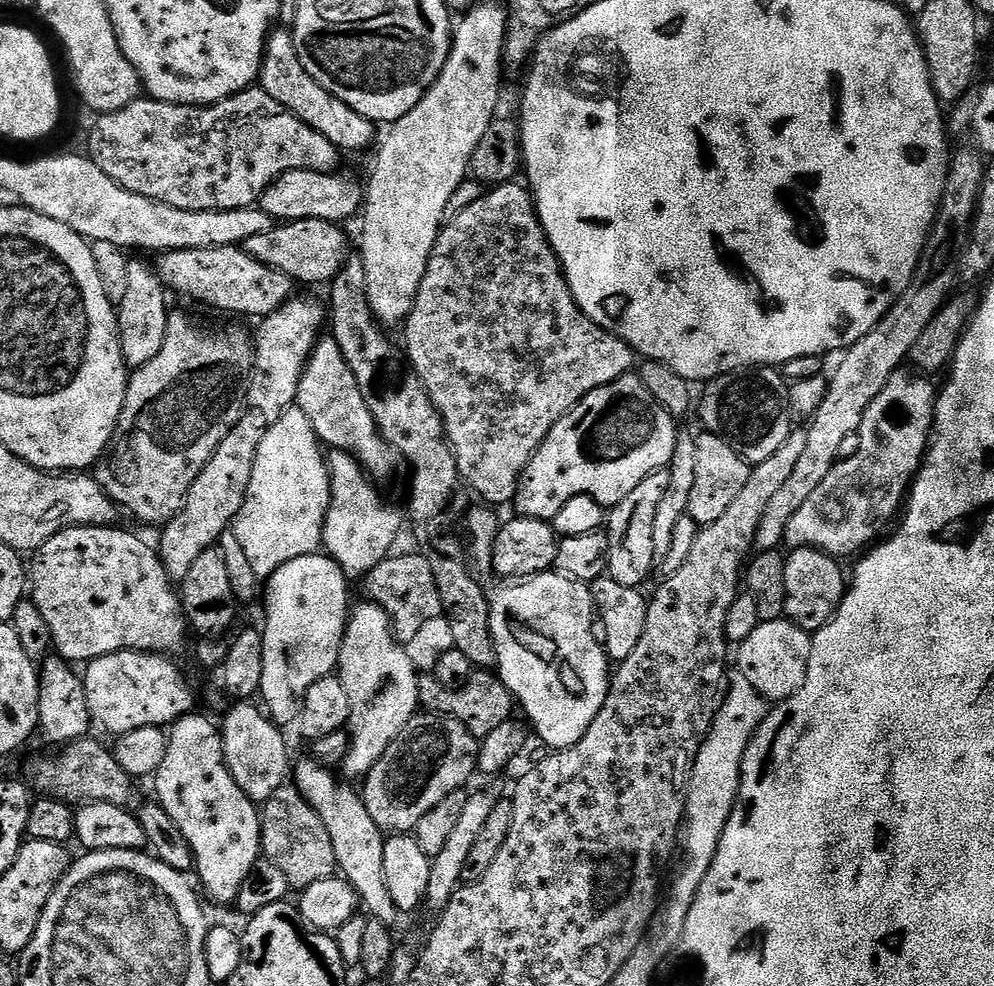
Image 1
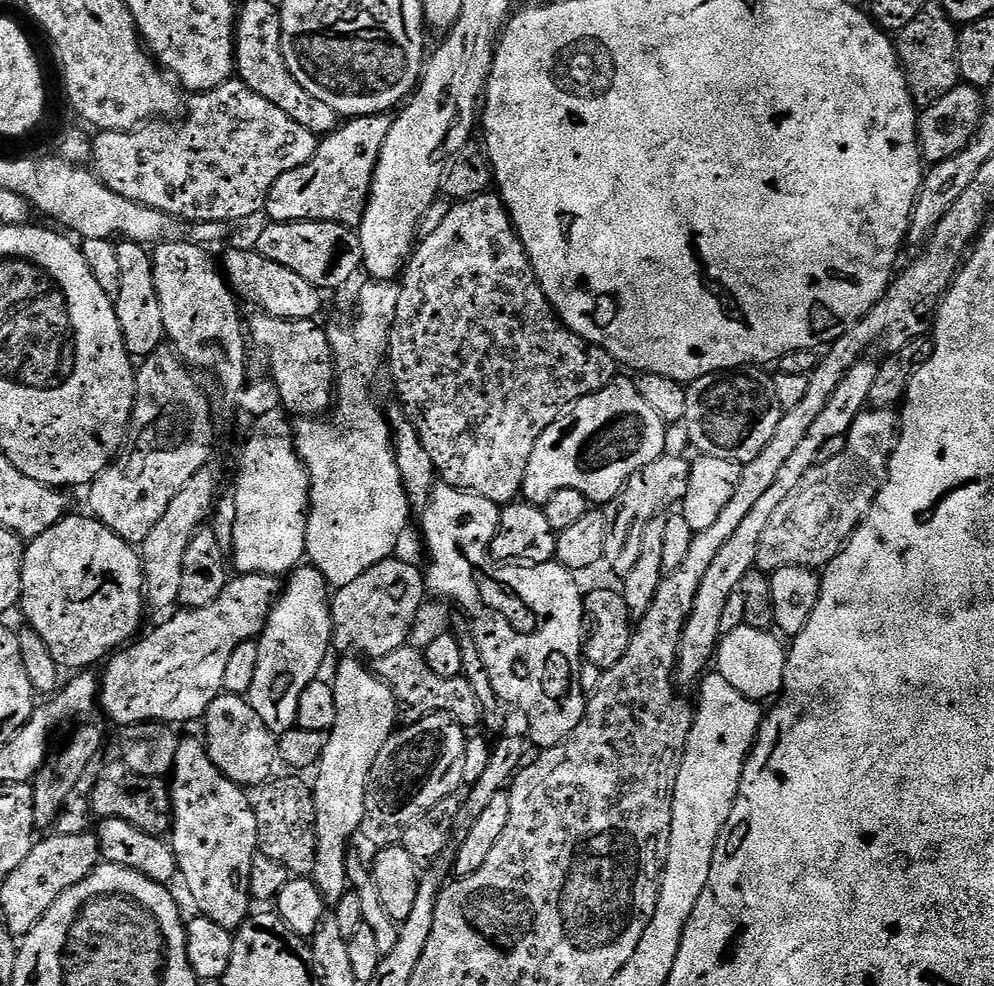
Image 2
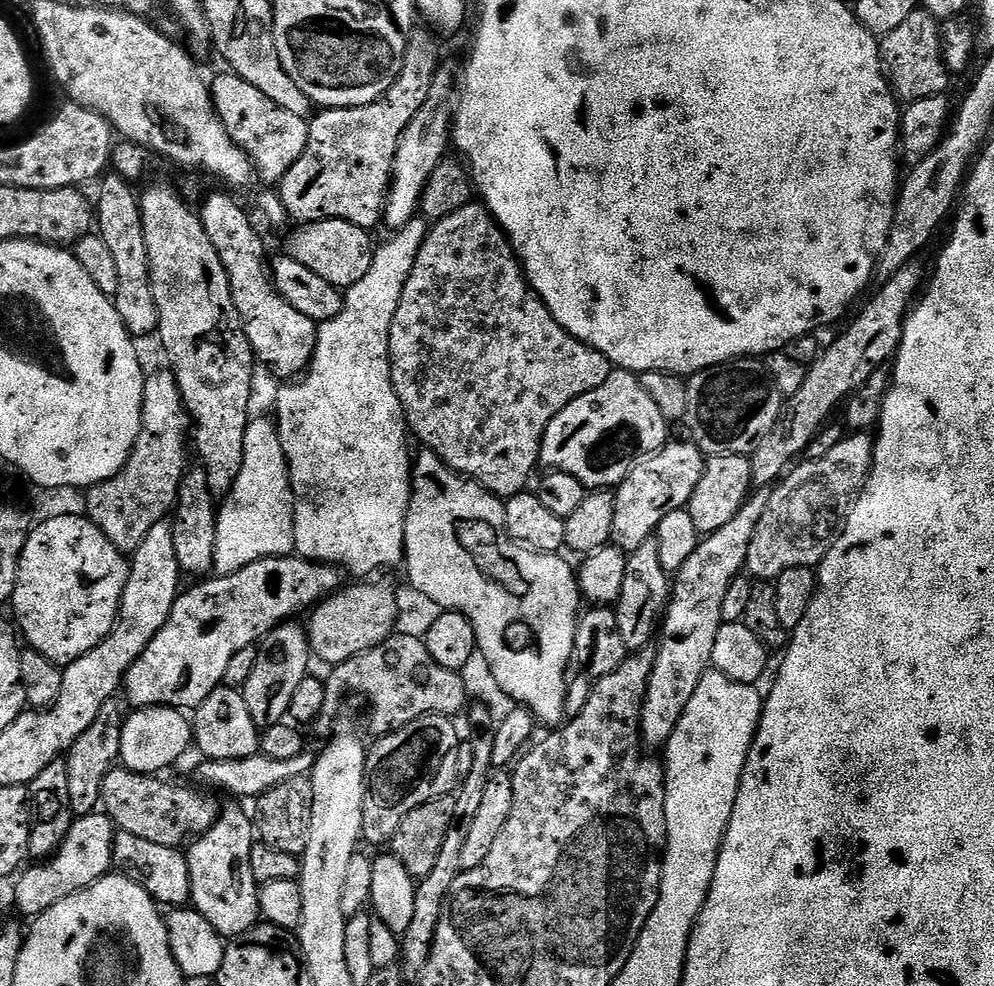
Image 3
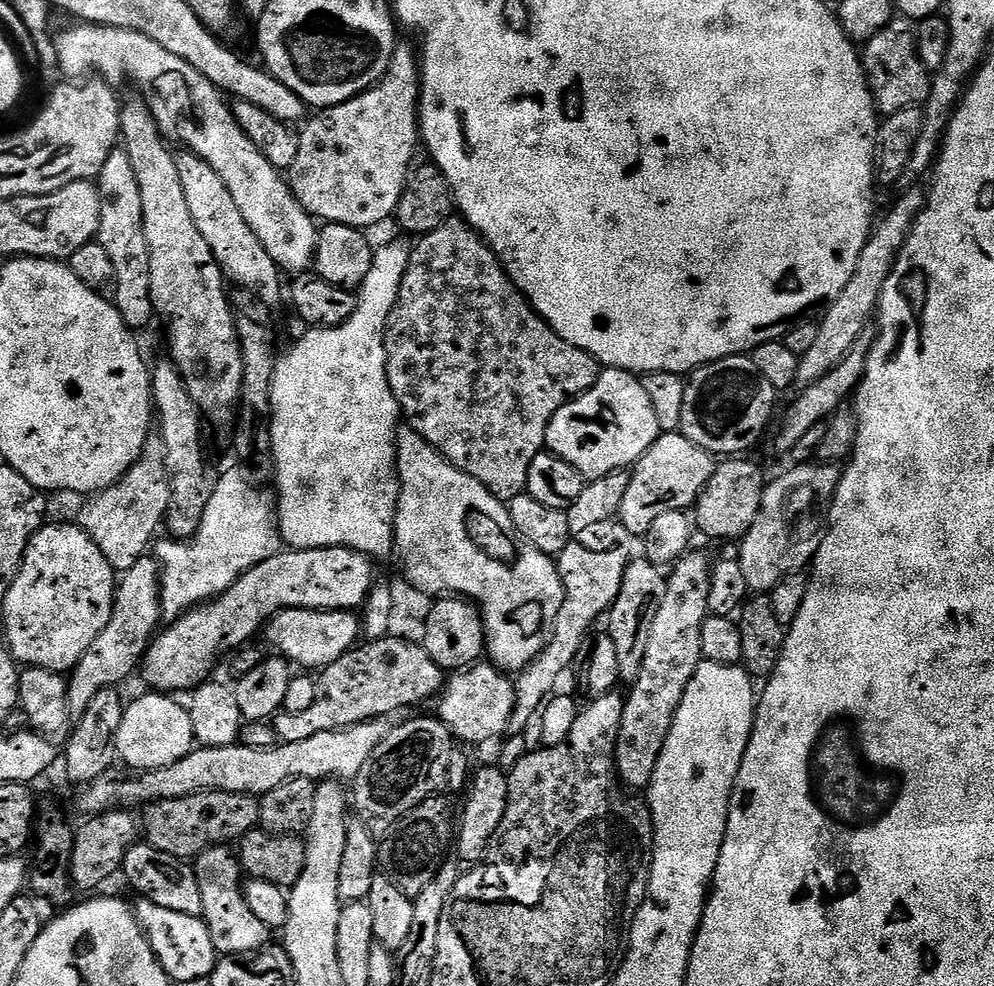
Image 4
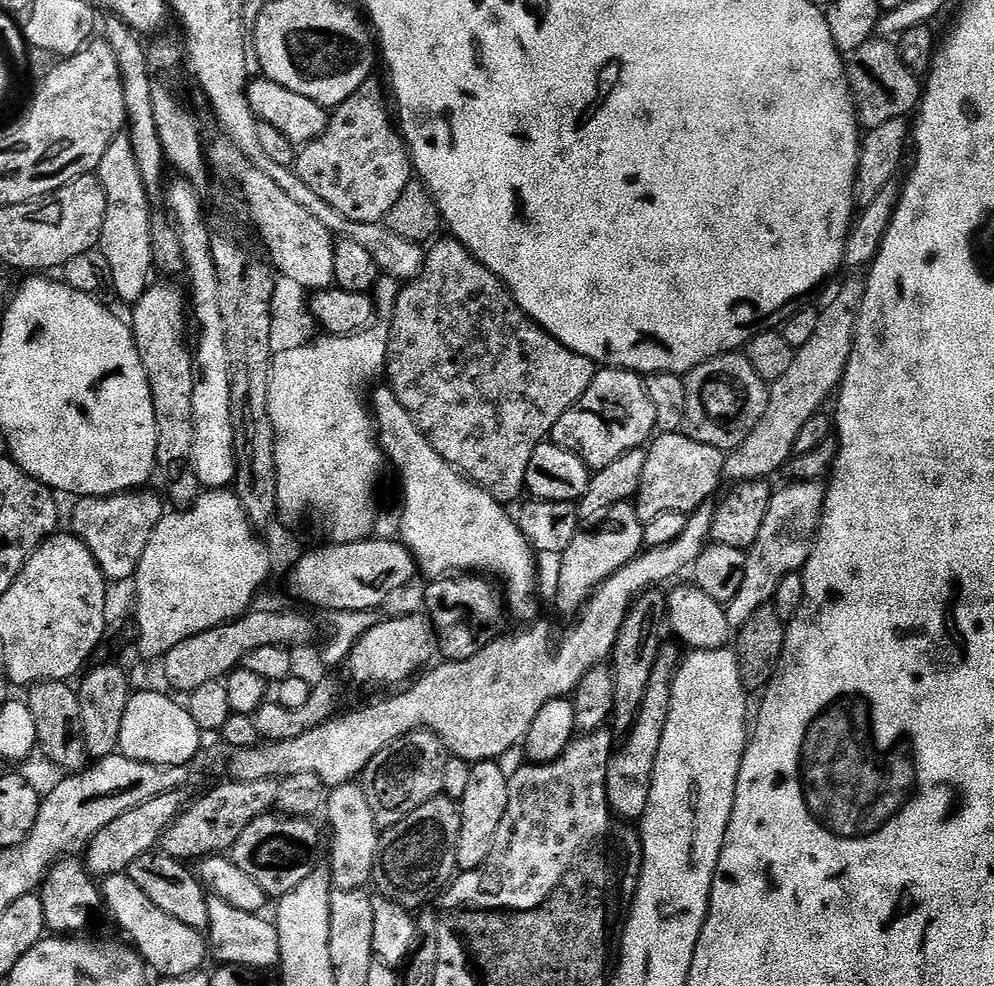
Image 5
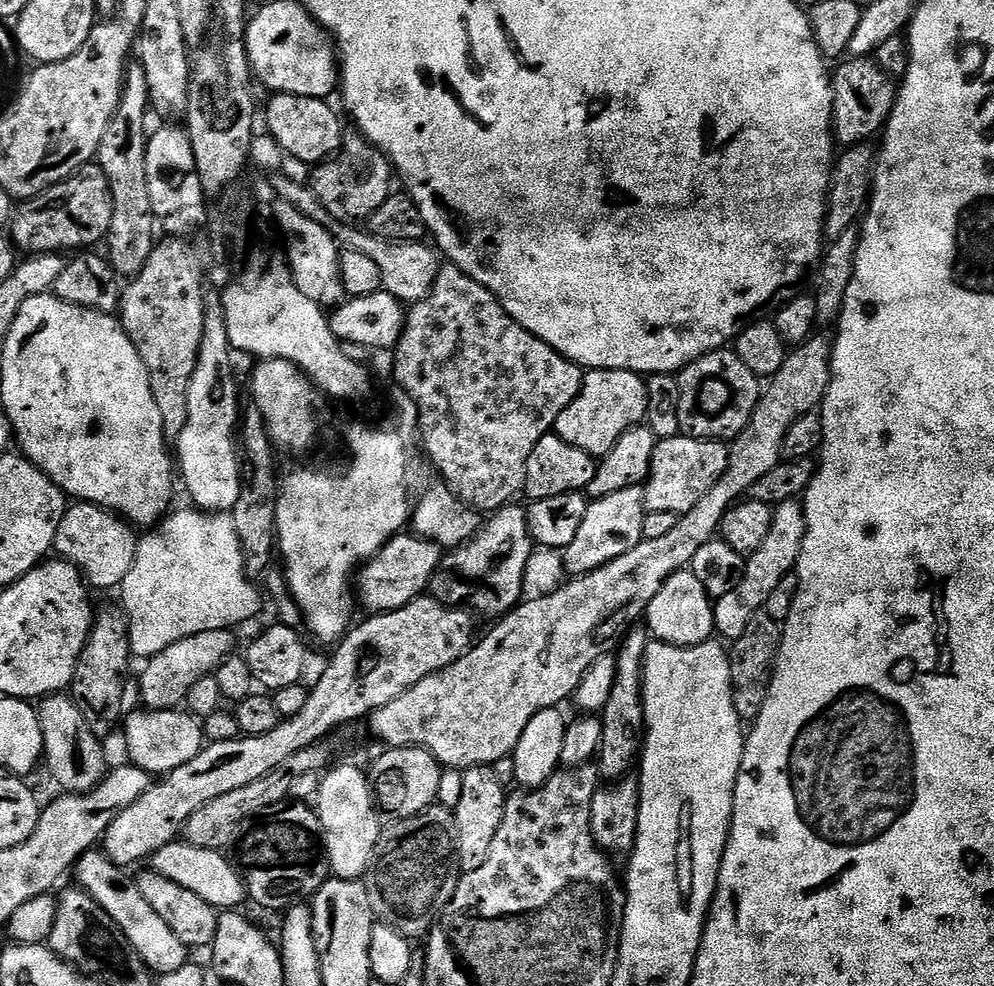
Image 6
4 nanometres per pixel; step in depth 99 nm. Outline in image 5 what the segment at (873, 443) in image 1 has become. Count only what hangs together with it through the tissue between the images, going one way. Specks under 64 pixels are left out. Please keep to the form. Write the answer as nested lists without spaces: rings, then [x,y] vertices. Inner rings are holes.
[[[815,480],[788,482],[781,492],[773,491],[766,518],[762,518],[762,530],[758,530],[758,538],[754,538],[752,545],[746,549],[742,586],[724,609],[729,629],[738,630],[743,624],[750,622],[754,610],[771,605],[782,578],[803,569],[804,563],[810,558],[812,543],[820,528],[825,491],[825,485]]]

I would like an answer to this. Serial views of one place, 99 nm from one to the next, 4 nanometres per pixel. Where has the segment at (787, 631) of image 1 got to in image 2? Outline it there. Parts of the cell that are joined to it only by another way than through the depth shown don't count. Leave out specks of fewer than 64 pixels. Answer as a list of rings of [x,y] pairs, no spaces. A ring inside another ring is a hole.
[[[748,622],[729,628],[720,637],[714,657],[714,668],[732,686],[757,702],[771,701],[784,691],[784,680],[788,676],[789,649],[775,631],[751,628]]]

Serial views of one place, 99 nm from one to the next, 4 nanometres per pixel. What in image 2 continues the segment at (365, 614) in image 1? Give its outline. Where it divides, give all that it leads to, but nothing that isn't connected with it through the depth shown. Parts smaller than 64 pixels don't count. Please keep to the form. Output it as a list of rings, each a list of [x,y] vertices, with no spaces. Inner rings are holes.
[[[363,659],[341,660],[344,661],[337,666],[334,679],[338,718],[330,732],[329,742],[320,755],[320,773],[314,779],[317,842],[314,879],[328,902],[339,900],[349,887],[348,839],[359,830],[364,816],[366,820],[372,767],[376,765],[382,746],[386,746],[398,728],[398,699],[391,685],[380,679],[369,665],[367,668]]]

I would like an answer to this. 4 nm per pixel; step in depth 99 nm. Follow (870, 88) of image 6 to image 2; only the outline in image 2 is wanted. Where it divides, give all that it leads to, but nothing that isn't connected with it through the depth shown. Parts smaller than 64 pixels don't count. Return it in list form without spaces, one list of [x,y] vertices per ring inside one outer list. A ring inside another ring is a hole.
[[[930,2],[917,16],[910,21],[895,37],[896,54],[900,63],[904,65],[904,72],[908,75],[908,88],[917,105],[927,106],[938,102],[956,85],[961,83],[958,58],[958,25],[948,15],[943,3]]]

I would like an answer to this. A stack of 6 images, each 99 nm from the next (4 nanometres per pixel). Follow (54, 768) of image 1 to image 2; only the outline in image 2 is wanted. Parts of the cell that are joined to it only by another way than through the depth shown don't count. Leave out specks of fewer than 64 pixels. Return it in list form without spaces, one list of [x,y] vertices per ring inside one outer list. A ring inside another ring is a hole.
[[[116,758],[113,764],[108,764],[96,776],[96,792],[94,791],[94,812],[97,817],[117,816],[134,826],[138,826],[143,832],[149,832],[155,836],[164,836],[172,826],[172,793],[167,779],[159,780],[159,775],[145,774],[143,771],[131,768],[123,759]]]

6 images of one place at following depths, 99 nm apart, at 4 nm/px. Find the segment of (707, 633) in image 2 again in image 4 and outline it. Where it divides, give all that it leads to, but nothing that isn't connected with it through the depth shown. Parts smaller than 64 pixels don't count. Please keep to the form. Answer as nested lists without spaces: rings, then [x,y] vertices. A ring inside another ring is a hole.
[[[697,550],[689,551],[688,555],[676,561],[674,567],[667,573],[668,585],[666,598],[662,598],[662,606],[654,618],[654,626],[650,630],[650,642],[646,646],[646,662],[642,664],[641,673],[631,685],[632,693],[627,693],[622,714],[622,730],[616,743],[616,772],[620,783],[625,789],[647,789],[654,778],[654,770],[658,766],[658,758],[662,754],[662,746],[666,746],[666,738],[672,729],[674,718],[678,714],[678,706],[686,694],[686,686],[694,678],[698,666],[702,663],[702,630],[704,621],[710,613],[711,575],[710,561]]]

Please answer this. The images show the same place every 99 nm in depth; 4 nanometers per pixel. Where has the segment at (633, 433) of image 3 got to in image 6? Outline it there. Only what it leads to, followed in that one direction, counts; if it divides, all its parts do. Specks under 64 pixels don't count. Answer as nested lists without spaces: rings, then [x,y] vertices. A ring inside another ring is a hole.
[[[593,368],[585,371],[578,398],[574,398],[574,402],[570,402],[570,406],[566,406],[562,414],[558,414],[554,432],[562,438],[562,442],[570,442],[570,446],[578,446],[578,450],[599,458],[610,454],[610,450],[614,450],[614,442],[618,442],[618,438],[622,438],[626,430],[637,427],[645,417],[646,380],[641,373],[617,368]]]

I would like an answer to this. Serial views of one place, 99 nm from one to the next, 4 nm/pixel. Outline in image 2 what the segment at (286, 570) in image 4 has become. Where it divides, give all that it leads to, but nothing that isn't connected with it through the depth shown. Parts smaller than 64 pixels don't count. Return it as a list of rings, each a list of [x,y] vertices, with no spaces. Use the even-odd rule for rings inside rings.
[[[245,572],[229,579],[224,593],[212,604],[201,608],[185,607],[185,612],[177,611],[171,620],[157,623],[157,628],[145,640],[137,639],[121,647],[107,661],[108,670],[104,676],[102,674],[98,701],[102,712],[104,708],[105,714],[119,726],[153,722],[181,726],[187,720],[199,721],[208,713],[208,707],[224,692],[226,665],[230,663],[230,654],[234,654],[234,650],[238,650],[242,642],[259,637],[268,624],[268,616],[279,600],[281,591],[282,584],[277,577]]]

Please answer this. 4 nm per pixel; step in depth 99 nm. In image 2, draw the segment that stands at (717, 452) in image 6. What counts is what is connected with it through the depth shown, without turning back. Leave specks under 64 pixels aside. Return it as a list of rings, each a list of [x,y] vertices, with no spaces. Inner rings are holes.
[[[671,454],[658,457],[654,462],[650,462],[650,466],[642,466],[642,470],[638,470],[629,478],[628,485],[618,497],[618,503],[615,505],[616,517],[611,517],[608,529],[606,556],[621,568],[621,573],[627,574],[634,562],[638,562],[638,557],[642,555],[642,538],[646,538],[646,526],[650,526],[652,519],[661,515],[671,500],[683,501],[689,478],[689,461]]]

